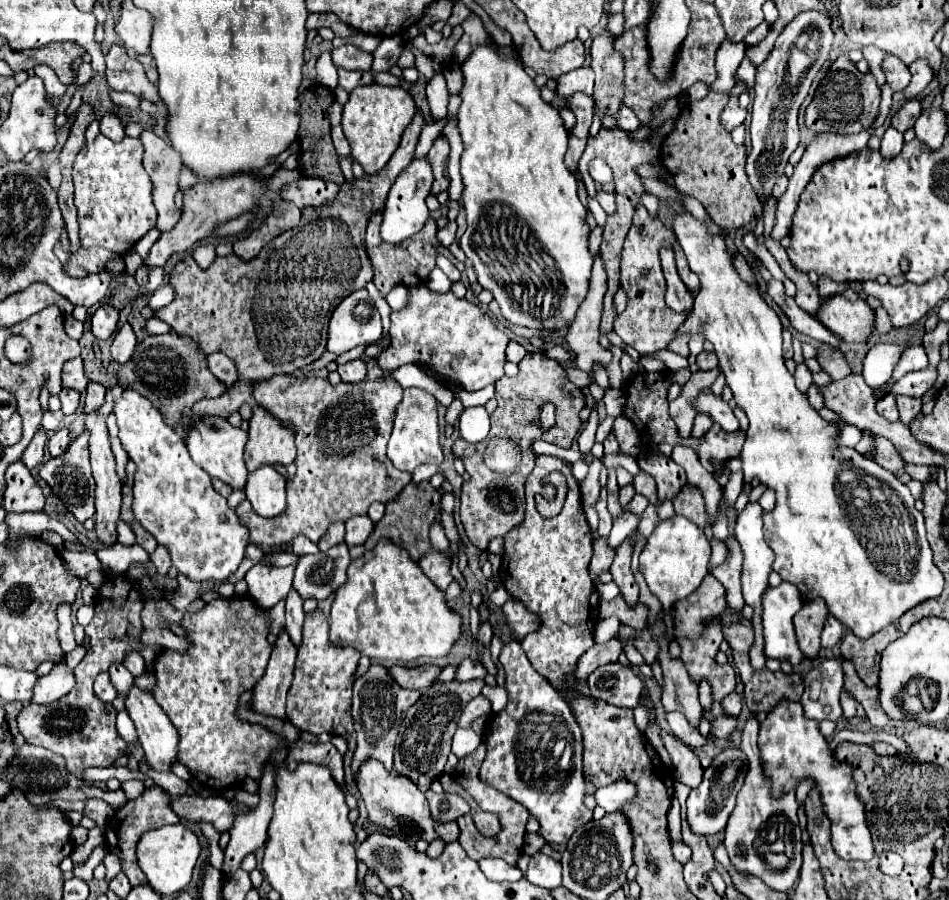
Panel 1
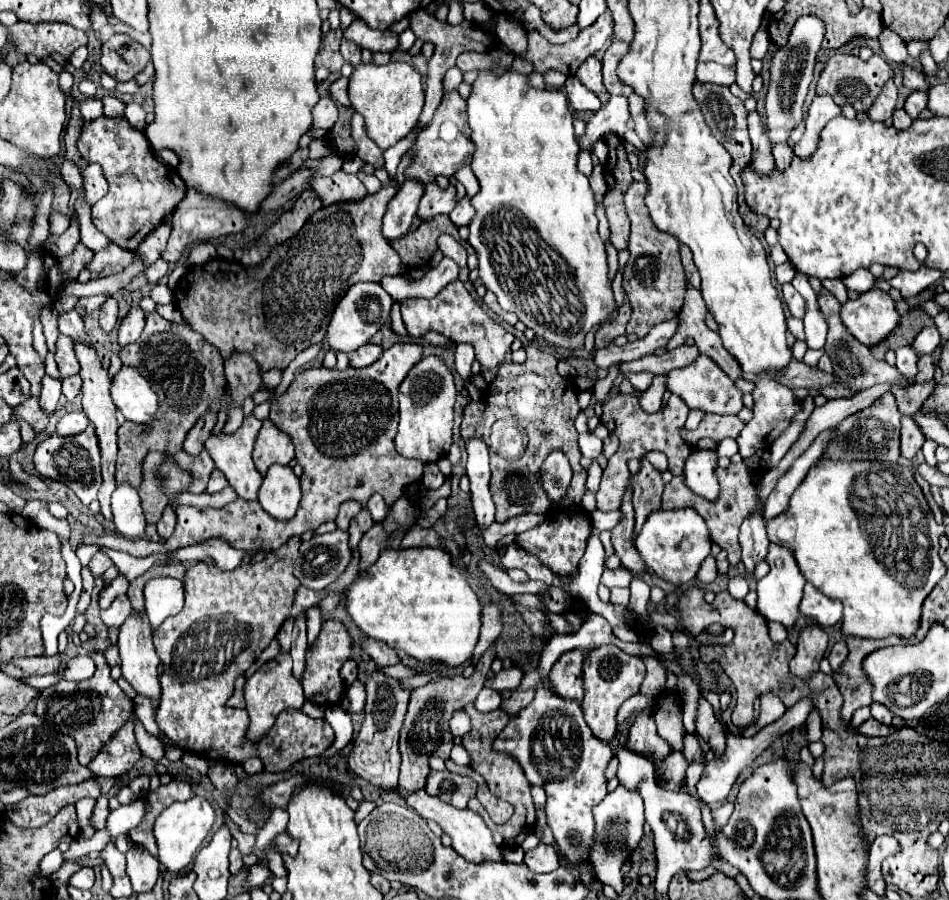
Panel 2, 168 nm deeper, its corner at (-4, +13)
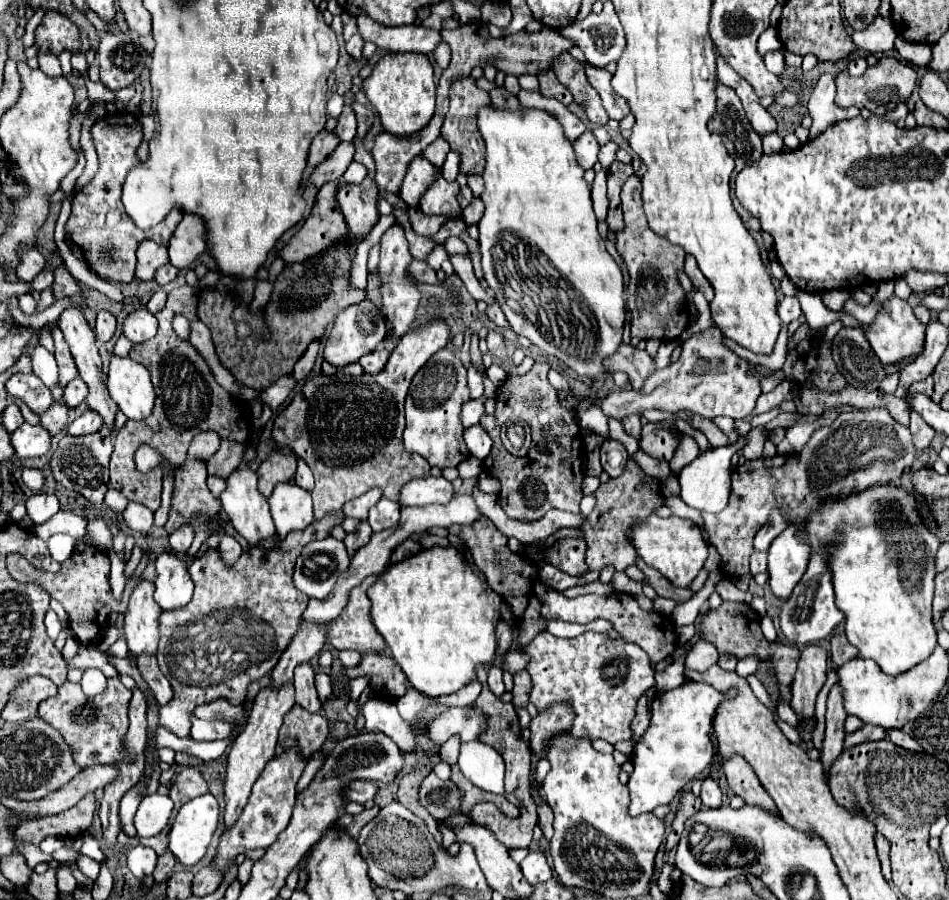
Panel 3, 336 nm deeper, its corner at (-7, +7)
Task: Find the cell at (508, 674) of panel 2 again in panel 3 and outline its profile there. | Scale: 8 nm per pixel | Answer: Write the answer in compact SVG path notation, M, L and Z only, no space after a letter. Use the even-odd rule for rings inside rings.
M521 671L513 677L515 689L513 689L513 705L515 707L527 707L529 693L531 693L531 675L527 671Z

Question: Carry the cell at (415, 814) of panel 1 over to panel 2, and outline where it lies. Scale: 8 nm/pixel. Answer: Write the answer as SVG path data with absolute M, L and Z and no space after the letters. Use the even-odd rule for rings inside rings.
M420 789L416 793L408 793L404 797L406 805L410 809L414 809L420 817L424 817L426 821L436 821L444 833L448 833L452 837L452 847L468 861L484 861L484 859L490 859L490 861L500 861L502 855L500 855L500 847L492 841L492 833L488 831L488 827L484 825L482 817L470 809L456 809L444 801L440 801L438 797L430 797L426 793L426 789Z

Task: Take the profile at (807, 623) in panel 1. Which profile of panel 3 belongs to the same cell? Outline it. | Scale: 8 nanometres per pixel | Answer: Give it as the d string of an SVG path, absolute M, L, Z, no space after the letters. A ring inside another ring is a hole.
M809 645L801 653L795 679L791 683L791 709L795 711L799 725L807 725L815 715L815 699L827 679L827 651Z

